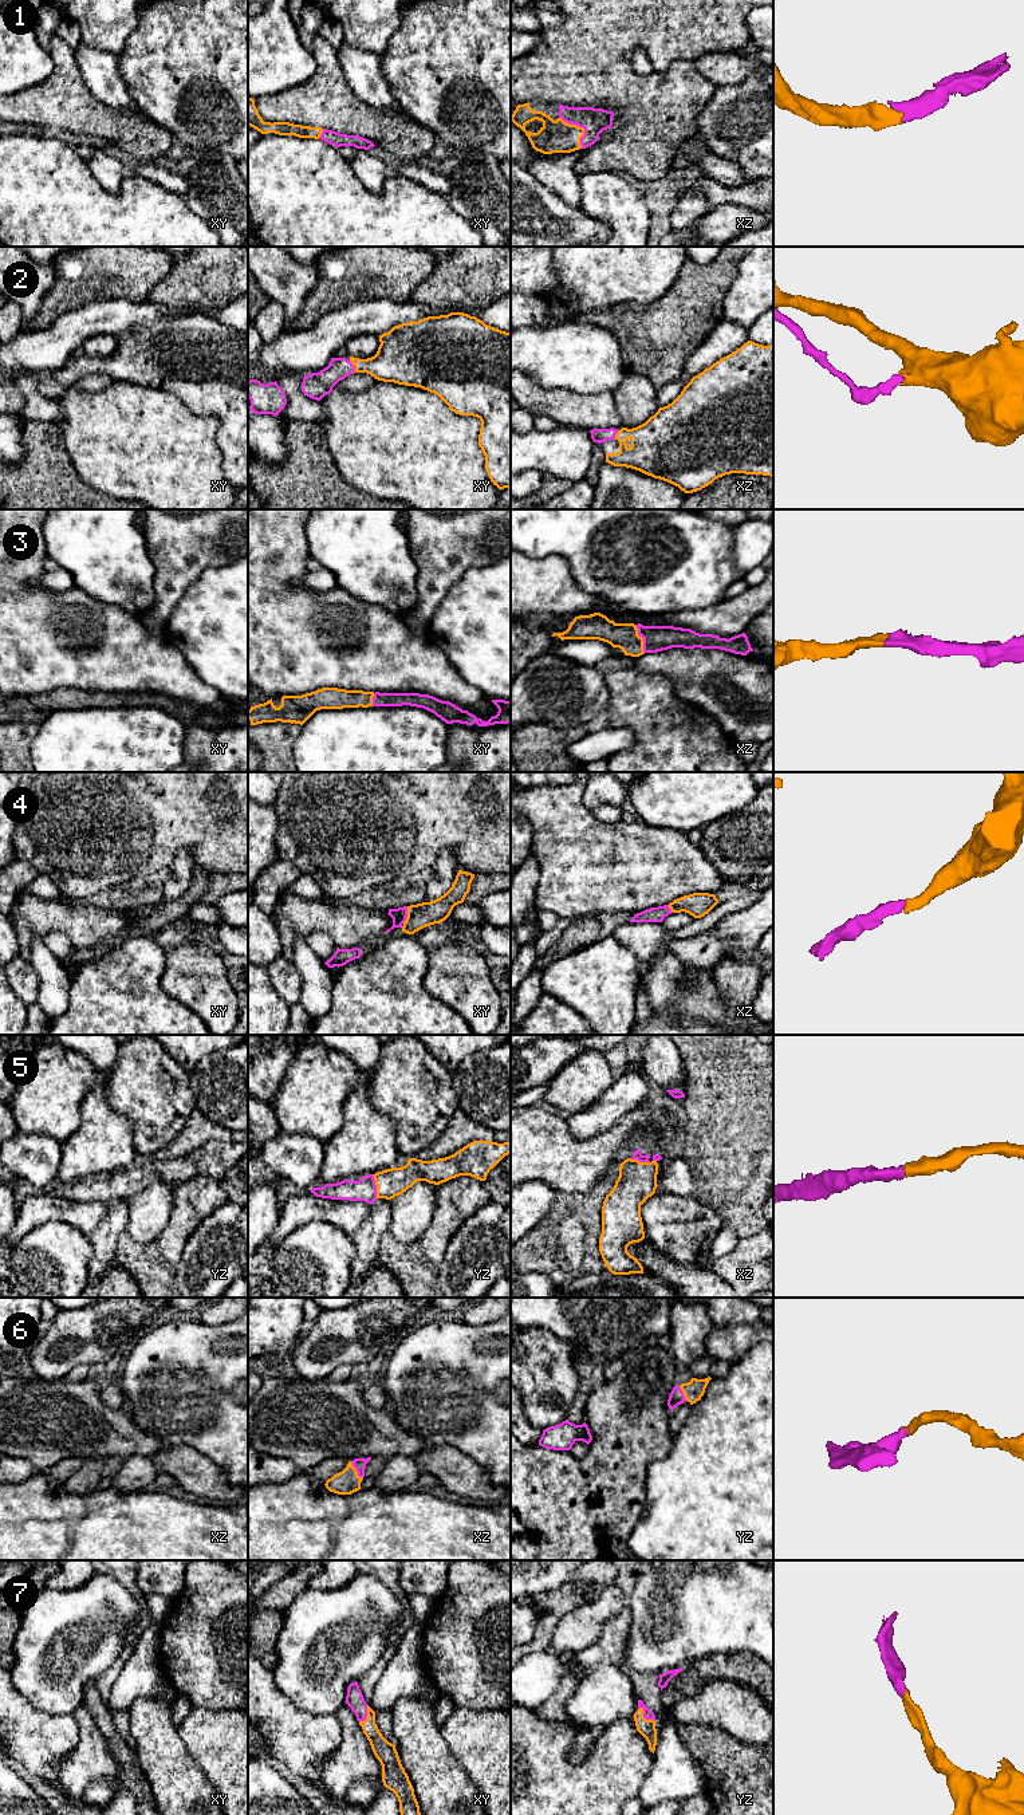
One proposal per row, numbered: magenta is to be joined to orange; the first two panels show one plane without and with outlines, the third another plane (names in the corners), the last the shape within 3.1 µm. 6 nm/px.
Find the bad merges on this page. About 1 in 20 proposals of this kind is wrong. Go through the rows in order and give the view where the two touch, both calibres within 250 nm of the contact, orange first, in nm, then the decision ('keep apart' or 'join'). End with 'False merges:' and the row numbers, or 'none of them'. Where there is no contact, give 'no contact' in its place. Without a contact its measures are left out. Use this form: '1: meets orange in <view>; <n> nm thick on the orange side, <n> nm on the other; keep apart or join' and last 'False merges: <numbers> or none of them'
1: meets orange in xz; 190 nm thick on the orange side, 160 nm on the other; join
2: meets orange in xy; 260 nm thick on the orange side, 150 nm on the other; join
3: meets orange in xz; 160 nm thick on the orange side, 160 nm on the other; join
4: meets orange in xy; 150 nm thick on the orange side, 90 nm on the other; join
5: meets orange in yz; 170 nm thick on the orange side, 140 nm on the other; join
6: meets orange in xz; 150 nm thick on the orange side, 80 nm on the other; join
7: meets orange in yz; 100 nm thick on the orange side, 60 nm on the other; join
False merges: none of them

